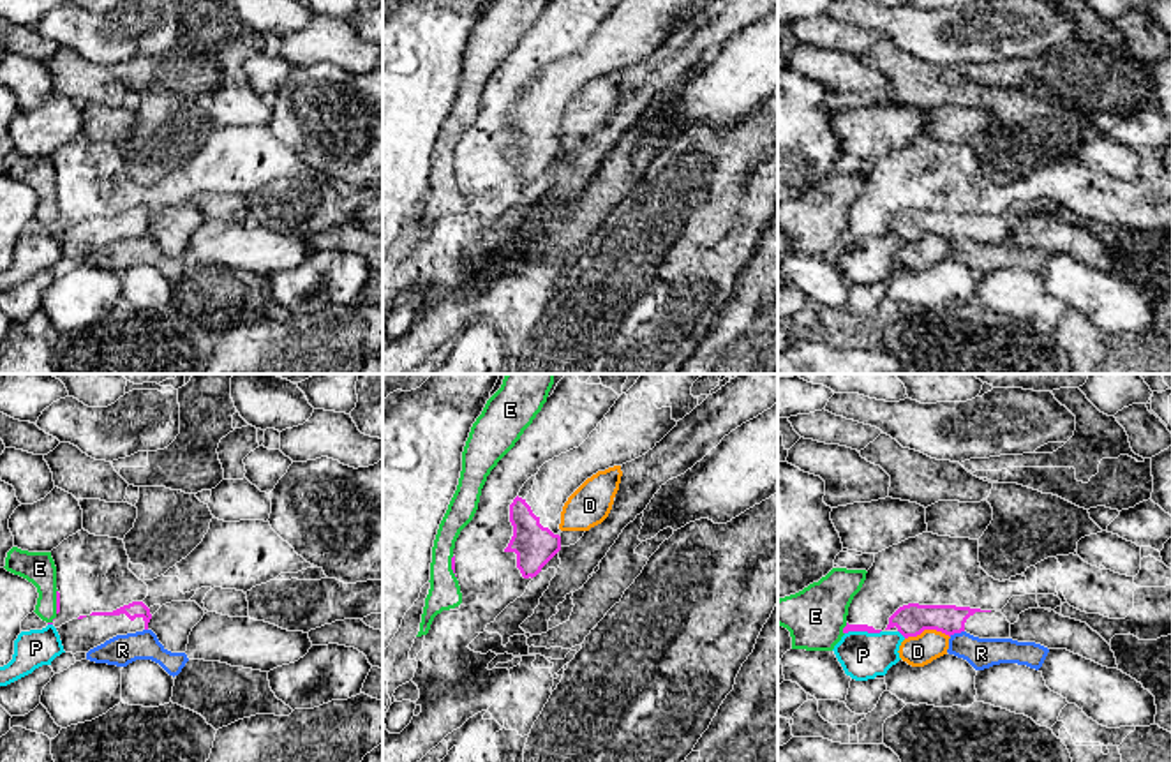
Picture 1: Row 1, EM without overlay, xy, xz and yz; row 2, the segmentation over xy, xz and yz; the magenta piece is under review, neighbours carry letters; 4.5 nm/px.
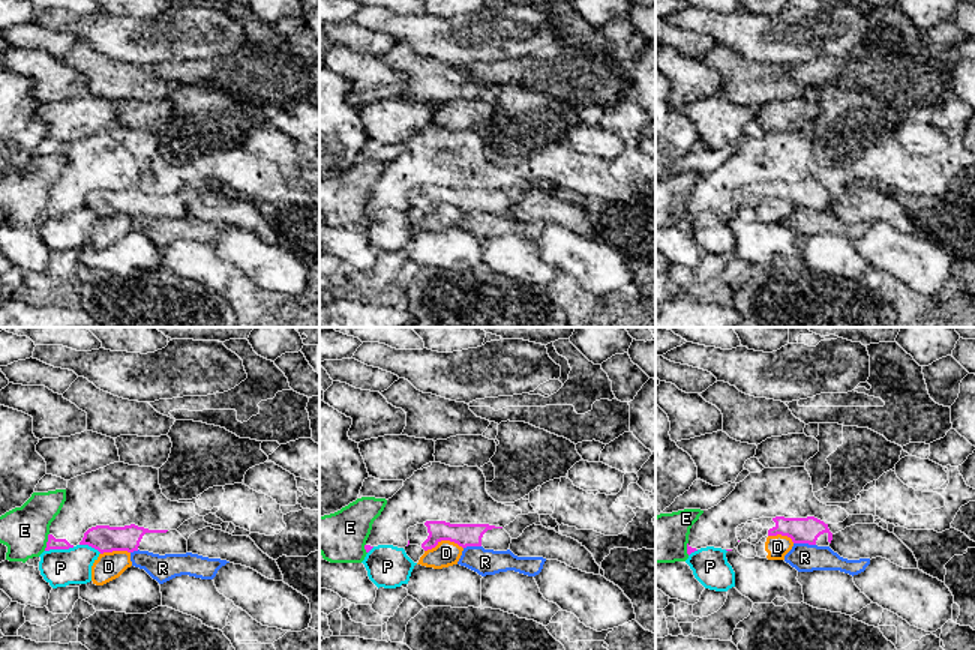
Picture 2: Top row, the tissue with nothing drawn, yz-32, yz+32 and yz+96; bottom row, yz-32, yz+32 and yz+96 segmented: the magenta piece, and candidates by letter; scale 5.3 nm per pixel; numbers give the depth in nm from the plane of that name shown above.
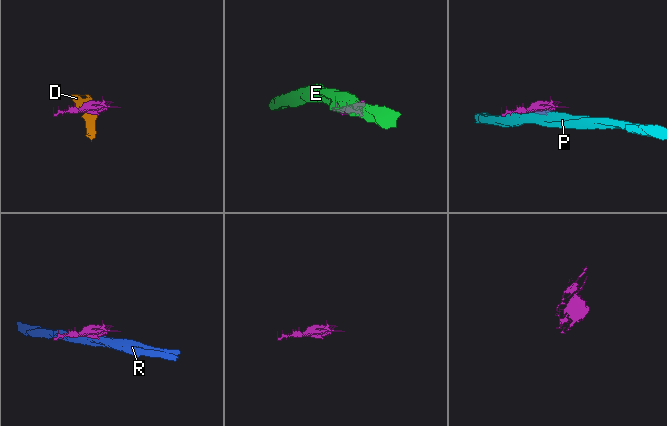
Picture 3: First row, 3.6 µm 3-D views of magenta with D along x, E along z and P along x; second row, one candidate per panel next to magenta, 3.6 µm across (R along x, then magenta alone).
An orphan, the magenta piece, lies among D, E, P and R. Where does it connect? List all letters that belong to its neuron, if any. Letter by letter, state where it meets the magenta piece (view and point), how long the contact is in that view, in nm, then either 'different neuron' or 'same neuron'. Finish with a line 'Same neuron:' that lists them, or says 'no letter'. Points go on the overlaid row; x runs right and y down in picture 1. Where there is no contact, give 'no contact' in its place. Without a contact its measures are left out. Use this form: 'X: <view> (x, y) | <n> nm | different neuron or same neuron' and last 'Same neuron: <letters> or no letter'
D: yz (926, 628) | 200 nm | different neuron
E: yz (843, 628) | 60 nm | different neuron
P: yz (863, 630) | 170 nm | different neuron
R: yz (956, 632) | 80 nm | different neuron
Same neuron: no letter

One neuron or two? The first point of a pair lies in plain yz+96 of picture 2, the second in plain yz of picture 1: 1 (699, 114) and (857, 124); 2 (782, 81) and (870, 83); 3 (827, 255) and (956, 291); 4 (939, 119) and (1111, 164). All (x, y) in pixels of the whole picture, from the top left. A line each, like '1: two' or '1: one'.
1: one
2: two
3: two
4: two

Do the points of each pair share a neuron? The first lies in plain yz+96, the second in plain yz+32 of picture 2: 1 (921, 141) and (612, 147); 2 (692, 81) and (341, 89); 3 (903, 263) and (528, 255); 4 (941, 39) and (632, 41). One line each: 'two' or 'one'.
1: one
2: two
3: two
4: one

